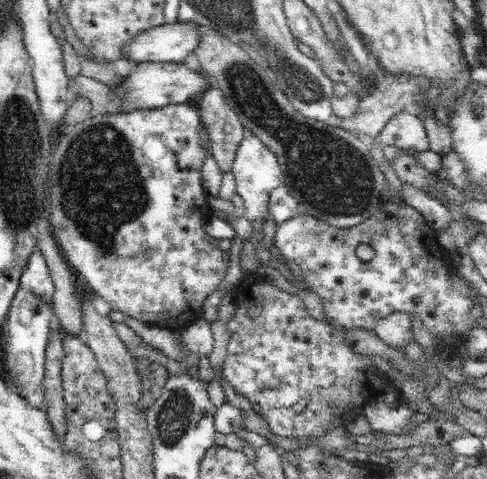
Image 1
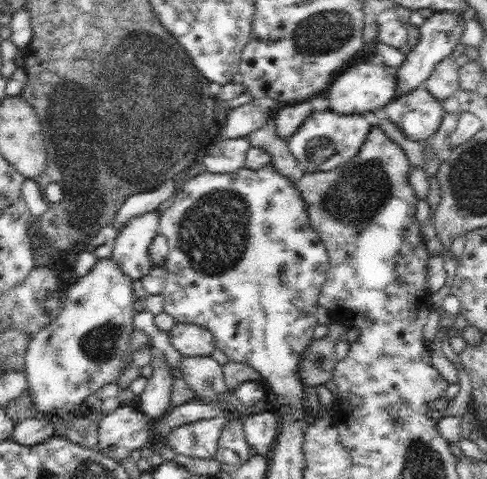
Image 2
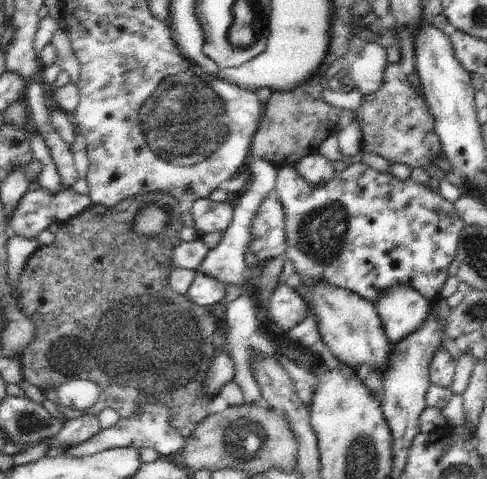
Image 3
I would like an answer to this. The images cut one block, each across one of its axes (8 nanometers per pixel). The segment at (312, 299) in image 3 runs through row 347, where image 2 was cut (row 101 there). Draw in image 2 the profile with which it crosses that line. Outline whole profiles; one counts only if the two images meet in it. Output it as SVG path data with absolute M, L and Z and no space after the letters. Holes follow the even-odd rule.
M357 62L347 72L341 72L339 76L331 80L329 90L327 90L327 104L329 104L327 110L339 116L383 110L387 104L393 102L395 80L397 78L393 76L393 70L389 70L387 66L375 66L371 62Z

